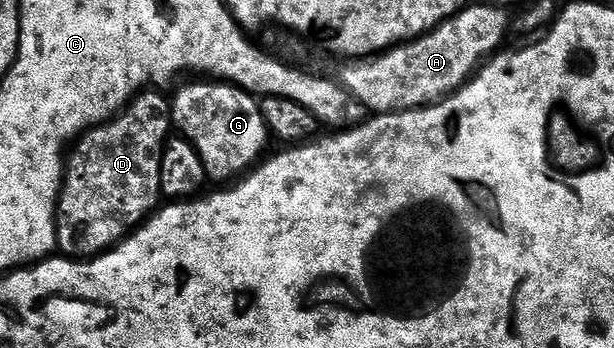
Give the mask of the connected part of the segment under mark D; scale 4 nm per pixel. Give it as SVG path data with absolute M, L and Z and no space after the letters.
M157 88L142 90L116 118L110 118L108 122L102 122L100 126L94 126L93 129L86 130L80 138L72 143L71 149L67 154L67 165L65 167L65 177L61 184L61 194L57 198L57 250L64 257L84 260L86 258L95 258L99 254L104 254L107 250L112 250L118 242L128 238L142 222L146 221L162 205L163 195L159 172L163 164L165 143L171 137L171 102L168 97L164 98L161 94L164 93Z

